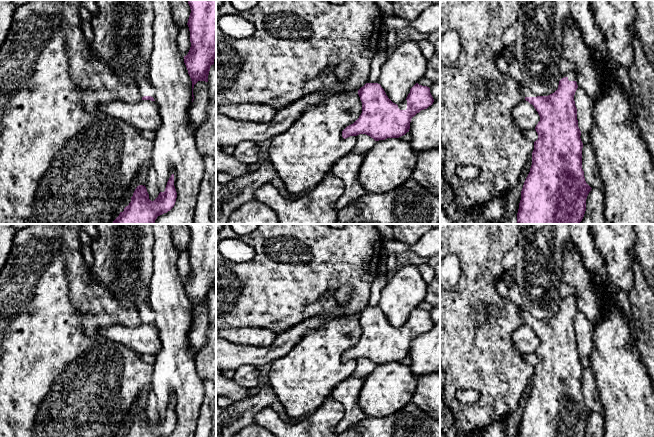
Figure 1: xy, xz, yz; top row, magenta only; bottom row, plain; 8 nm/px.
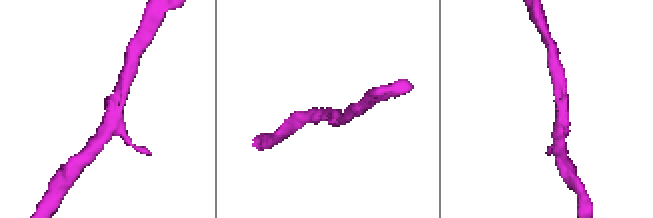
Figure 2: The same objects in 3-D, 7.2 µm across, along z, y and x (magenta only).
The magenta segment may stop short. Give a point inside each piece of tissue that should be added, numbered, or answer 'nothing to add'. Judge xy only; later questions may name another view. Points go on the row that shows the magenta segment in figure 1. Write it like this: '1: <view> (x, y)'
1: xy (145, 87)

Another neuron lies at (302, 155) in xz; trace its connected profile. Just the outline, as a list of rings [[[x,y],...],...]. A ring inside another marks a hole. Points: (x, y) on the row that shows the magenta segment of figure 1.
[[[358,92],[334,94],[306,108],[290,128],[271,138],[267,156],[289,194],[298,196],[314,188],[337,161],[353,151],[356,141],[344,139],[342,131],[353,124],[361,113],[362,102]]]

